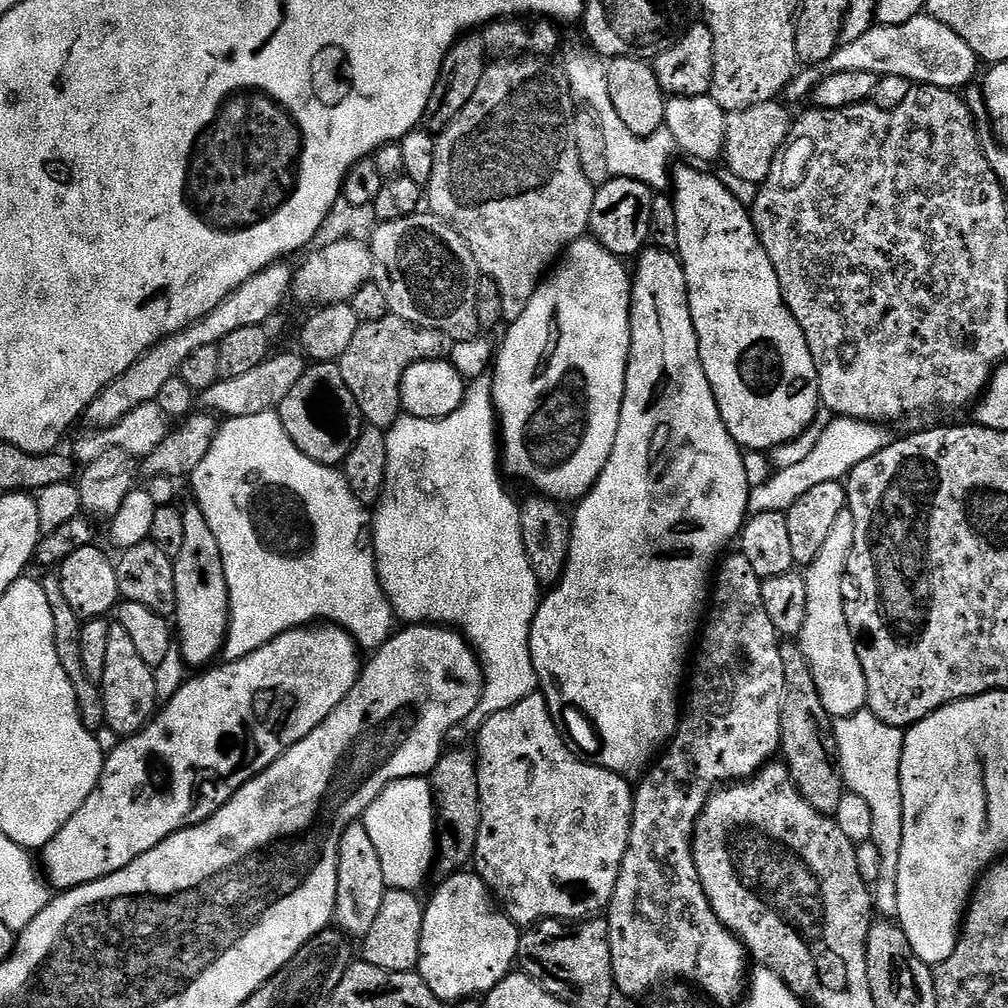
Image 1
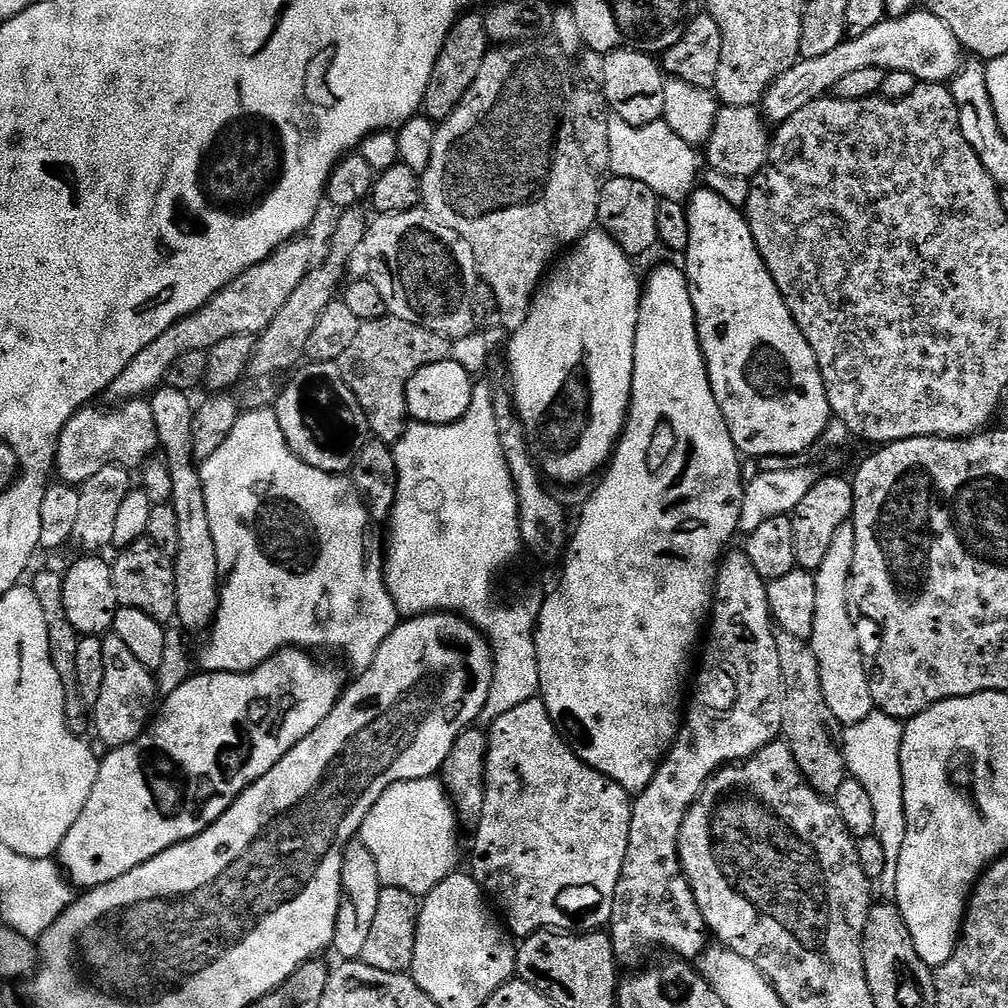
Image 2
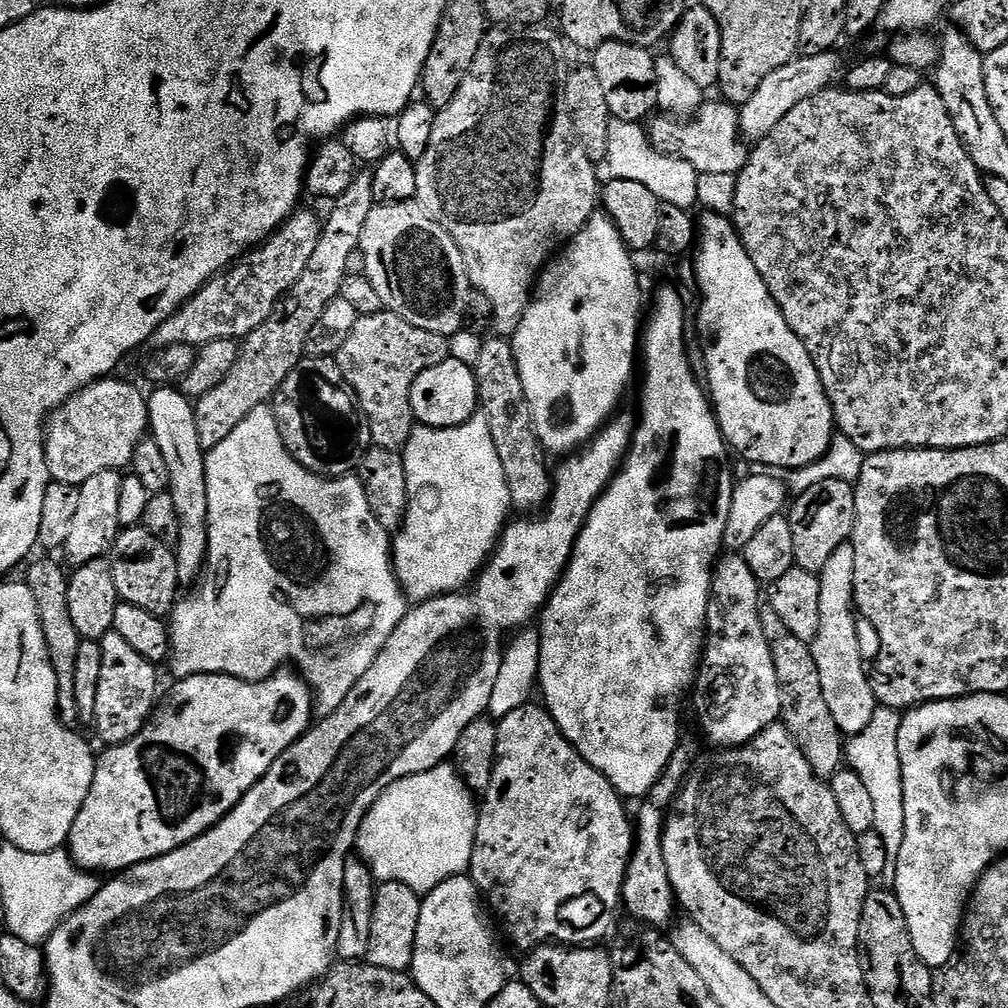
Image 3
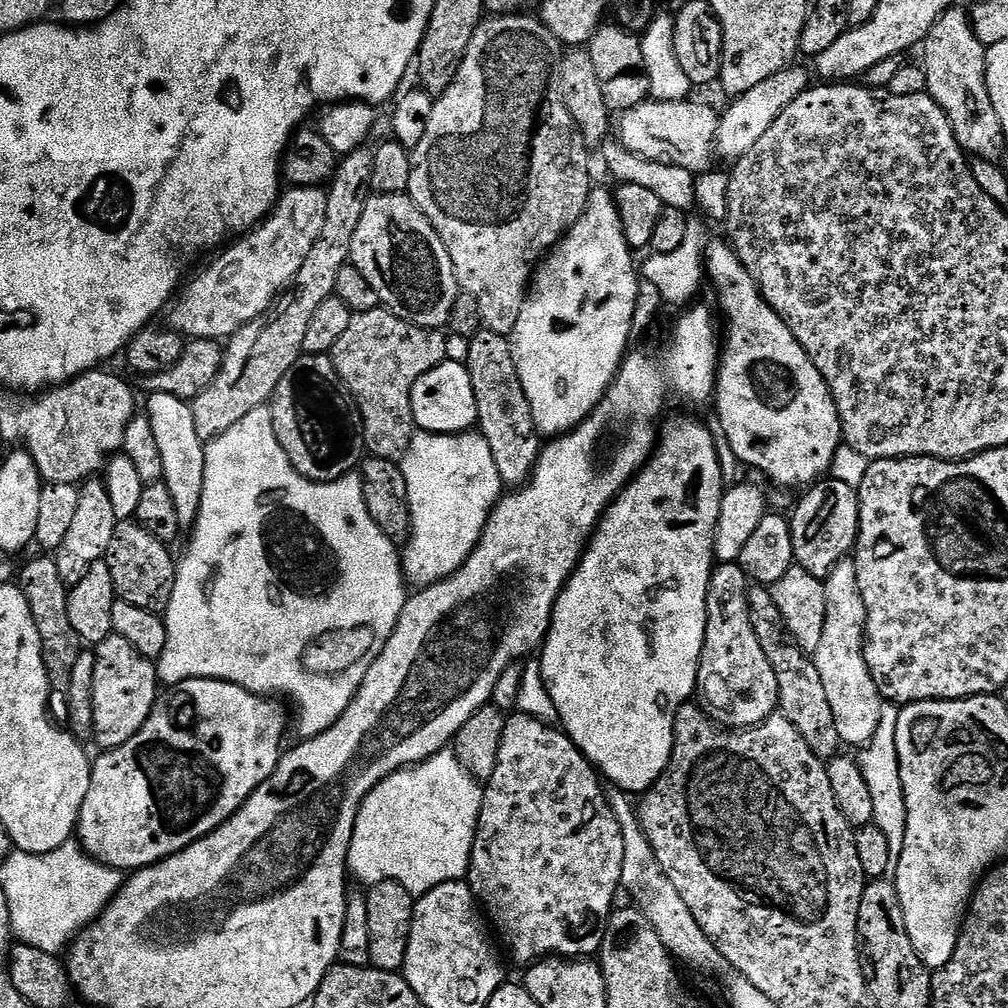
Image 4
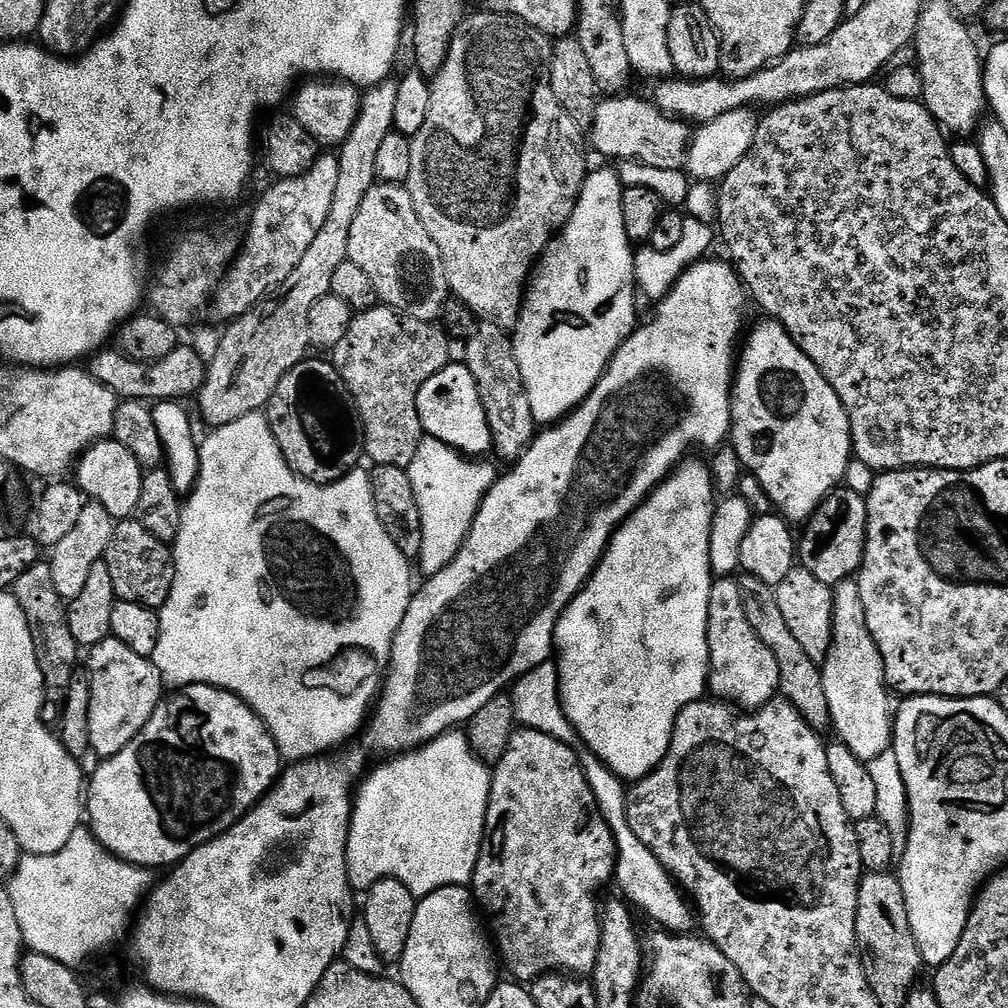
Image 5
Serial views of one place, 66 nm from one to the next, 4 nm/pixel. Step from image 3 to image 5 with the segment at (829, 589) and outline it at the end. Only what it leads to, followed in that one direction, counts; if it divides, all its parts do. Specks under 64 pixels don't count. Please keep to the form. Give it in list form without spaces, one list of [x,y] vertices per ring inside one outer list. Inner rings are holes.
[[[855,579],[843,580],[832,593],[832,648],[822,661],[826,702],[830,706],[831,727],[836,728],[839,743],[846,745],[859,760],[871,762],[889,751],[894,723],[893,705],[888,705],[889,689],[884,679],[884,663],[878,646],[866,626],[866,610]]]

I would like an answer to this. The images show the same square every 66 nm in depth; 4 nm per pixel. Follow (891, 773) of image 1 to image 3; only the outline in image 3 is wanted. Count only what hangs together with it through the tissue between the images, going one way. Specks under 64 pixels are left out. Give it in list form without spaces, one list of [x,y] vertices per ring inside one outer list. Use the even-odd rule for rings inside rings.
[[[877,707],[874,718],[870,718],[870,726],[851,737],[846,744],[846,760],[851,771],[858,772],[862,782],[870,786],[870,795],[874,801],[874,830],[882,834],[882,842],[886,842],[886,854],[892,862],[898,858],[898,850],[902,850],[904,837],[904,795],[900,759],[896,753],[901,719],[901,713],[897,709]]]

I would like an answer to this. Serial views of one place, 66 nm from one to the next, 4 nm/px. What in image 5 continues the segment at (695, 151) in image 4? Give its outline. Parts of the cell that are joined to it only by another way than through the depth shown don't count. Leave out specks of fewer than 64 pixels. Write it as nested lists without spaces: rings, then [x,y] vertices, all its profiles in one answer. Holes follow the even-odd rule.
[[[620,94],[615,98],[604,98],[596,105],[596,117],[590,125],[590,144],[597,148],[604,156],[609,156],[614,162],[635,161],[646,167],[657,167],[660,170],[674,171],[683,169],[688,163],[690,147],[690,130],[685,121],[667,116],[664,111],[656,107],[651,99],[639,100],[636,96]]]

